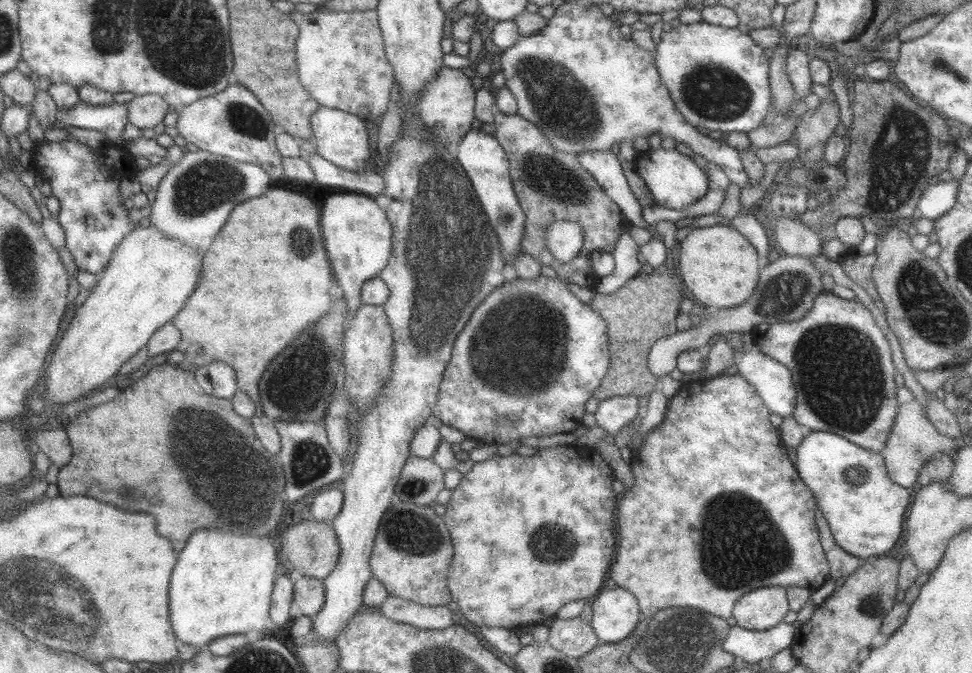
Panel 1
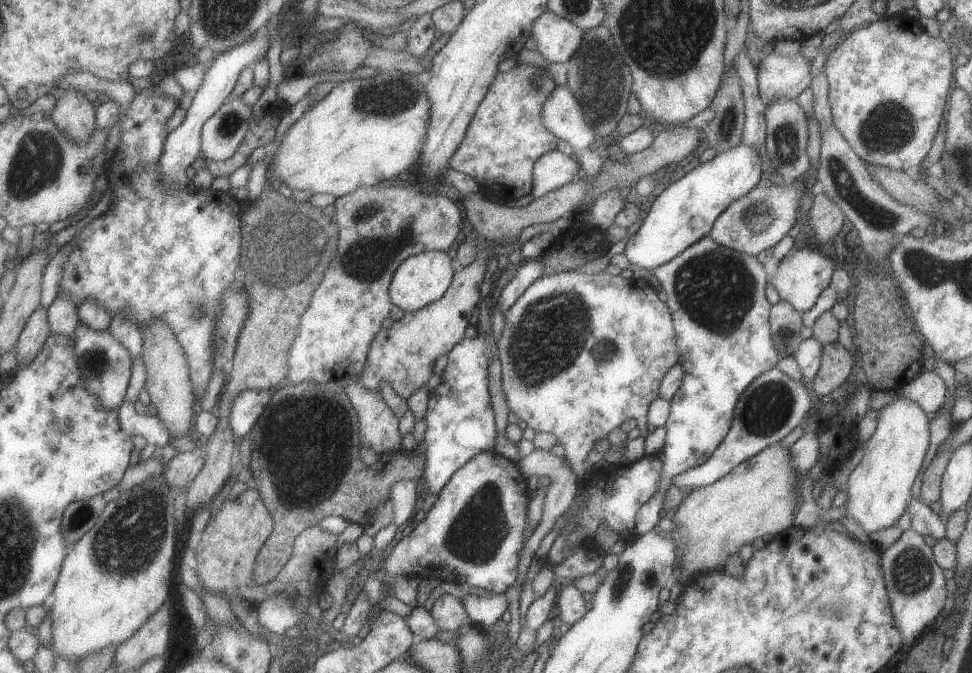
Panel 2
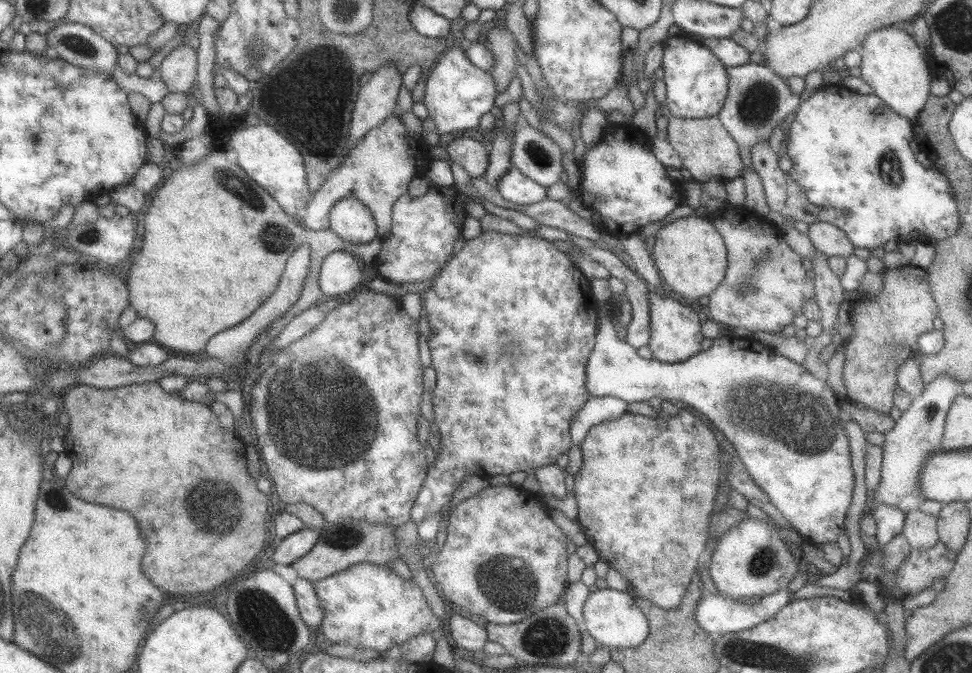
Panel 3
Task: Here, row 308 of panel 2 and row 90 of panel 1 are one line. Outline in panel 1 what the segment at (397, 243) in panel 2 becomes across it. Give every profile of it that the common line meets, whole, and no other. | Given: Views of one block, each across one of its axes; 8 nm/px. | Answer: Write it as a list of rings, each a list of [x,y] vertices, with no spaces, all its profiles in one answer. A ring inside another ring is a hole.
[[[294,9],[291,15],[301,28],[301,35],[297,42],[300,79],[304,86],[307,86],[312,97],[327,108],[345,110],[370,122],[386,114],[390,110],[392,90],[397,80],[395,66],[389,59],[379,9],[356,12],[316,10],[307,14]]]

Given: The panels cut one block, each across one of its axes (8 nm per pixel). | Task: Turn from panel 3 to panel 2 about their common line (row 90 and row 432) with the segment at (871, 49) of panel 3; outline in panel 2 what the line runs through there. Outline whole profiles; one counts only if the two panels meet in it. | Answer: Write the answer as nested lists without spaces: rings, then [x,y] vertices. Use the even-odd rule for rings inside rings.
[[[896,391],[893,400],[879,411],[878,426],[863,445],[862,462],[850,474],[846,490],[848,502],[840,511],[858,522],[871,537],[882,529],[894,527],[905,514],[912,500],[912,486],[930,446],[930,418],[916,402]]]

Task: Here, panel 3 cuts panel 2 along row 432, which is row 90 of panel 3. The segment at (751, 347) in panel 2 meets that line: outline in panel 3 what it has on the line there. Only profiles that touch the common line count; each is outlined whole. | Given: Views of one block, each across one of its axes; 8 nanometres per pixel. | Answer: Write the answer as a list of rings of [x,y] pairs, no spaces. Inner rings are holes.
[[[678,36],[663,41],[664,79],[666,83],[666,108],[672,116],[682,118],[708,118],[717,116],[728,98],[728,70],[722,61],[704,44]]]

